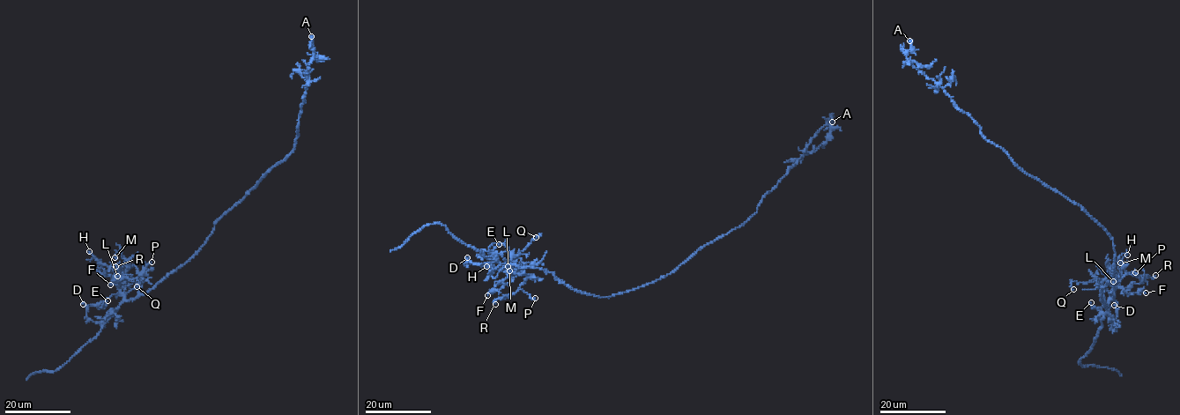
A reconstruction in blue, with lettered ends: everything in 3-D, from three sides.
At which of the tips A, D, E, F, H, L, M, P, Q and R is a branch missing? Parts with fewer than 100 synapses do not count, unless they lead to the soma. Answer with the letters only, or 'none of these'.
none of these

